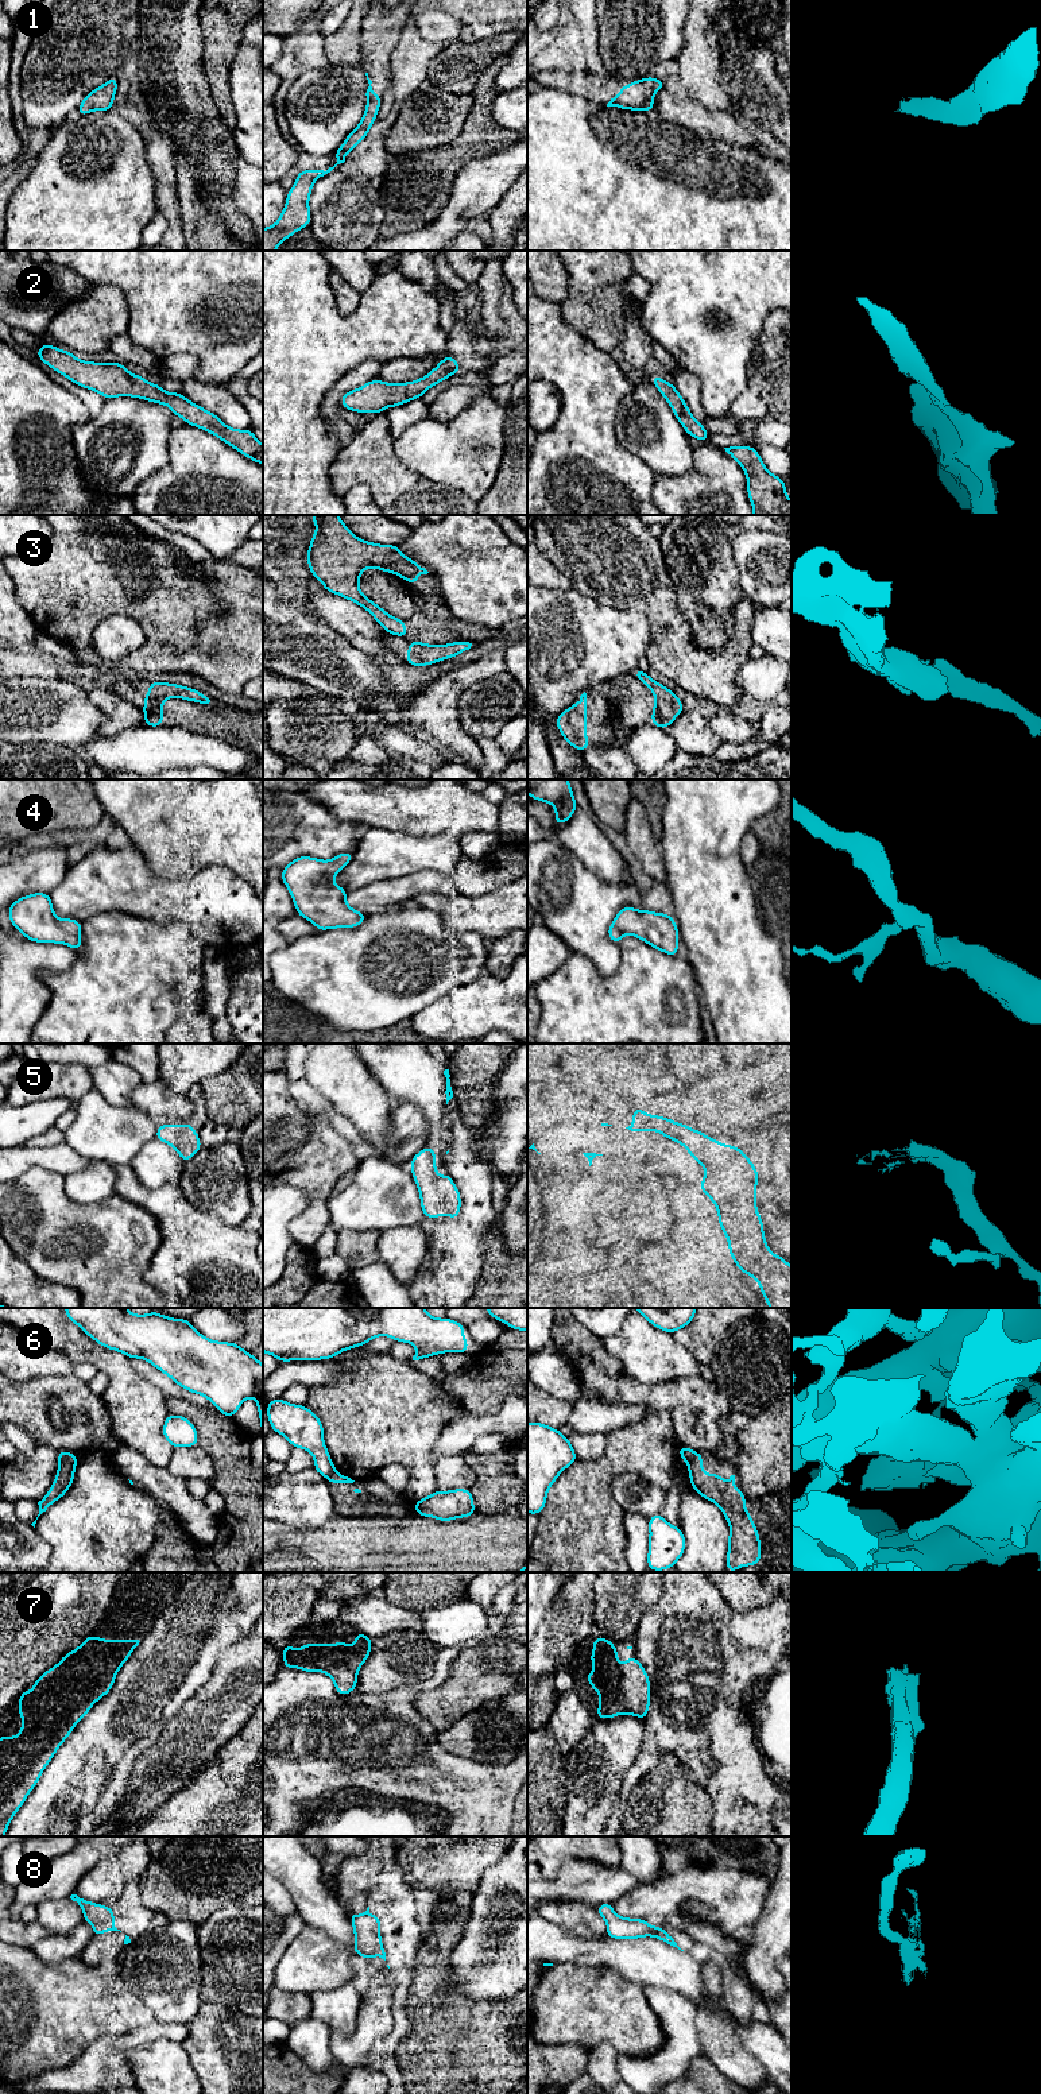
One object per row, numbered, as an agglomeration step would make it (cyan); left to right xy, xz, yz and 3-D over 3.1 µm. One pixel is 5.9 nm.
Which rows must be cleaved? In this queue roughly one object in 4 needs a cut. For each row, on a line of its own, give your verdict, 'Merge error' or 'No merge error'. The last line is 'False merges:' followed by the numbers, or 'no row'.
1: No merge error
2: No merge error
3: Merge error
4: No merge error
5: No merge error
6: Merge error
7: No merge error
8: No merge error
False merges: 3, 6

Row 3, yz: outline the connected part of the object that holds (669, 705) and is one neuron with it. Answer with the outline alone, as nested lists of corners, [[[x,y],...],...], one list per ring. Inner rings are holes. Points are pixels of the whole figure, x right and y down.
[[[636,667],[632,671],[632,674],[654,693],[657,698],[659,716],[662,719],[661,727],[666,731],[669,725],[676,720],[676,717],[682,711],[685,711],[682,701],[677,697],[677,694],[673,690],[657,682],[639,667]]]

